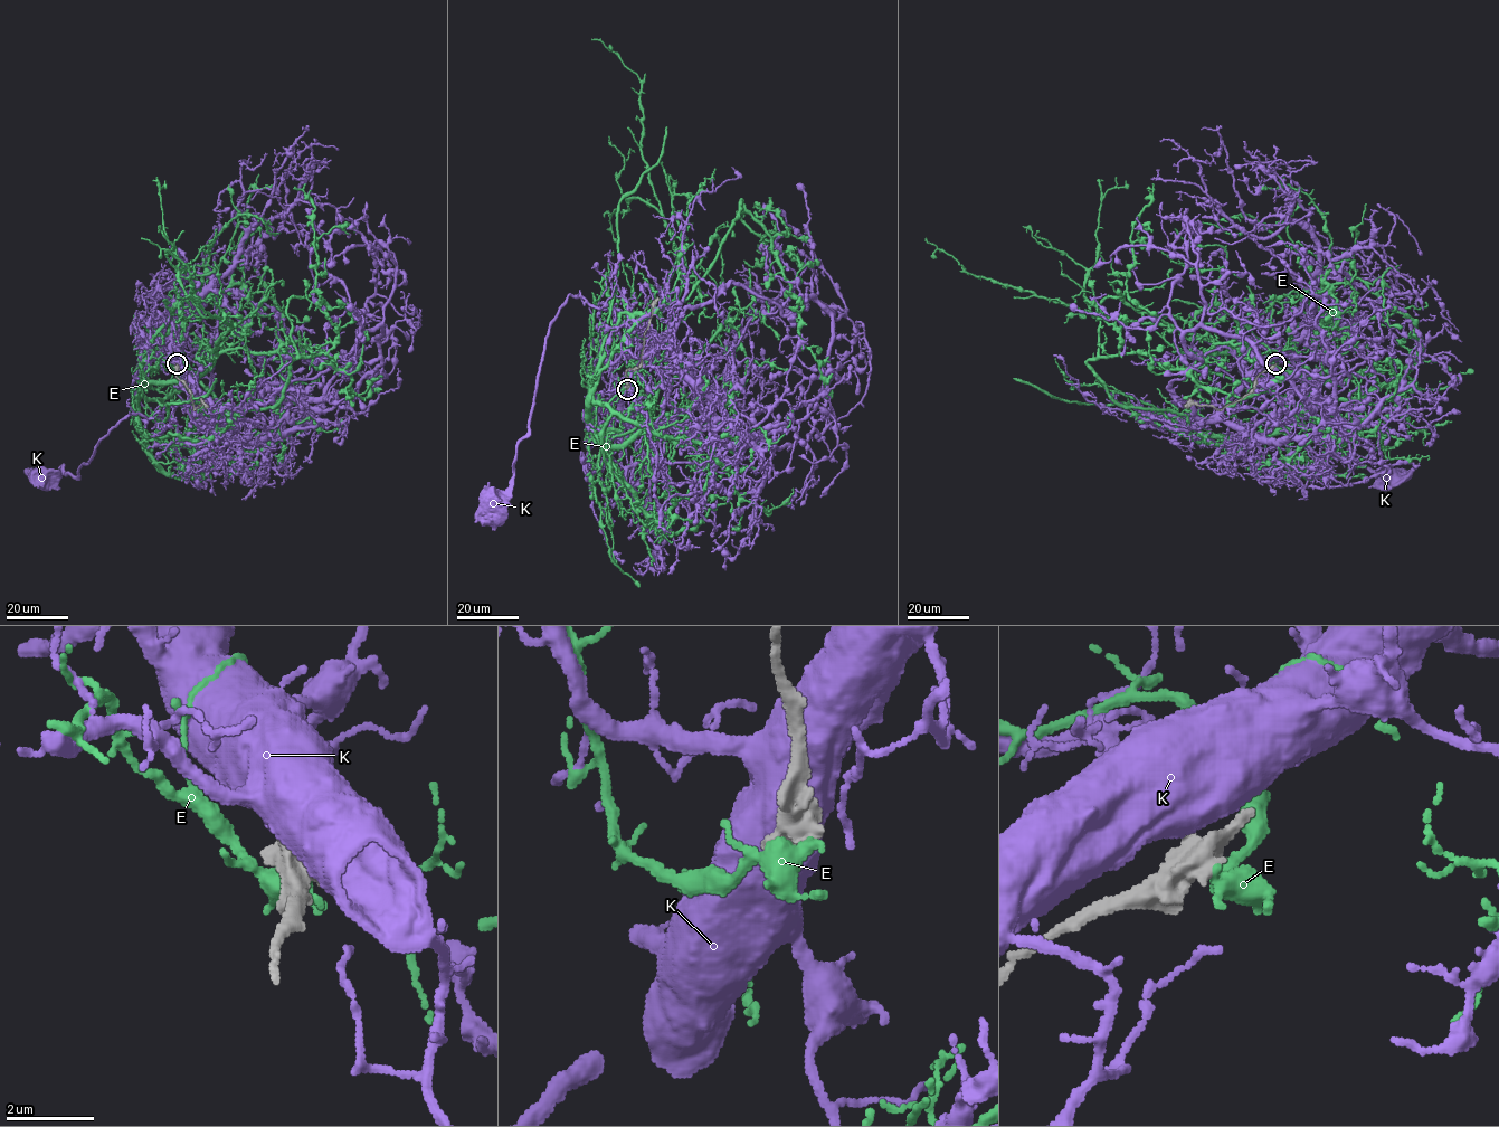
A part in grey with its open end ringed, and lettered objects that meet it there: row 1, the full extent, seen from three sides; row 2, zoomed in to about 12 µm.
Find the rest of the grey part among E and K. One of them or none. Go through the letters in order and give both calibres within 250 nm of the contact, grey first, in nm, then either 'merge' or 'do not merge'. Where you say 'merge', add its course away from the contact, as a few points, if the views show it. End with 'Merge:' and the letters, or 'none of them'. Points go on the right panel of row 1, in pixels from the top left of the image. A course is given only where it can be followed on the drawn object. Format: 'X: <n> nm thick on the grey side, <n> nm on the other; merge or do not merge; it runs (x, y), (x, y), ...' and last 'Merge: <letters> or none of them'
E: 440 nm thick on the grey side, 440 nm on the other; do not merge
K: 340 nm thick on the grey side, 750 nm on the other; do not merge
Merge: none of them

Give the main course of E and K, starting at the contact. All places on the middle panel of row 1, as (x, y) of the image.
E: (628, 387), (596, 360), (587, 407), (627, 333), (704, 275), (742, 200), (800, 305), (799, 339), (832, 397)
K: (627, 389), (627, 377), (660, 337), (627, 313), (570, 294), (550, 327), (513, 480), (489, 500)

